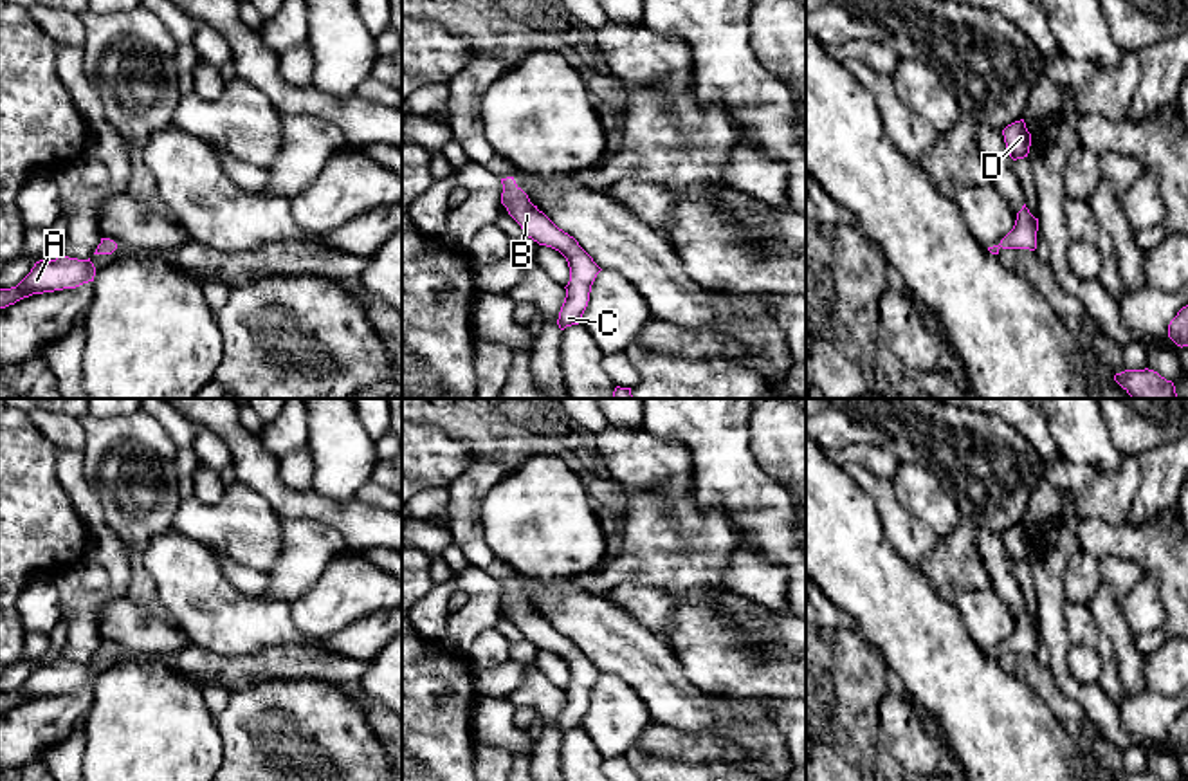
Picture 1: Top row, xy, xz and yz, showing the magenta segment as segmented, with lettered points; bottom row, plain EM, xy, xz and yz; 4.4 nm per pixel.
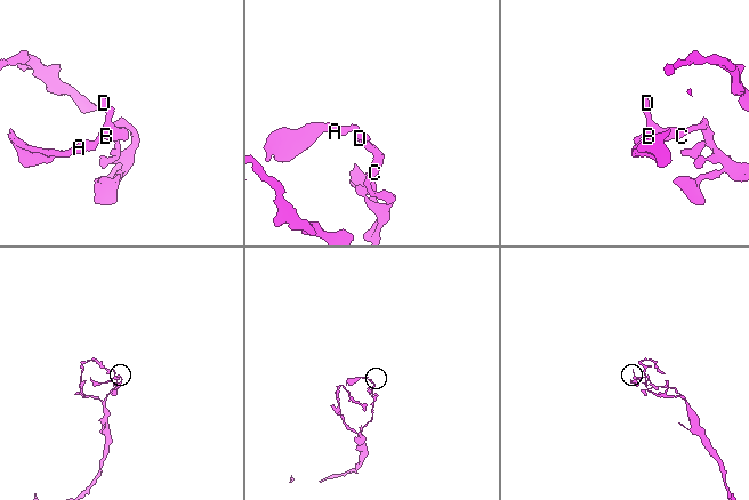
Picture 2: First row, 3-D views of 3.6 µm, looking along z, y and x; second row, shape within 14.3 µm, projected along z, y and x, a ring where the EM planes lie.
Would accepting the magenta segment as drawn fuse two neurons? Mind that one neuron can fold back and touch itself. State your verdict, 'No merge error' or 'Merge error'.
No merge error

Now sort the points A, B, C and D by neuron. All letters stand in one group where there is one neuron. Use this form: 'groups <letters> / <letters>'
groups A B C D

